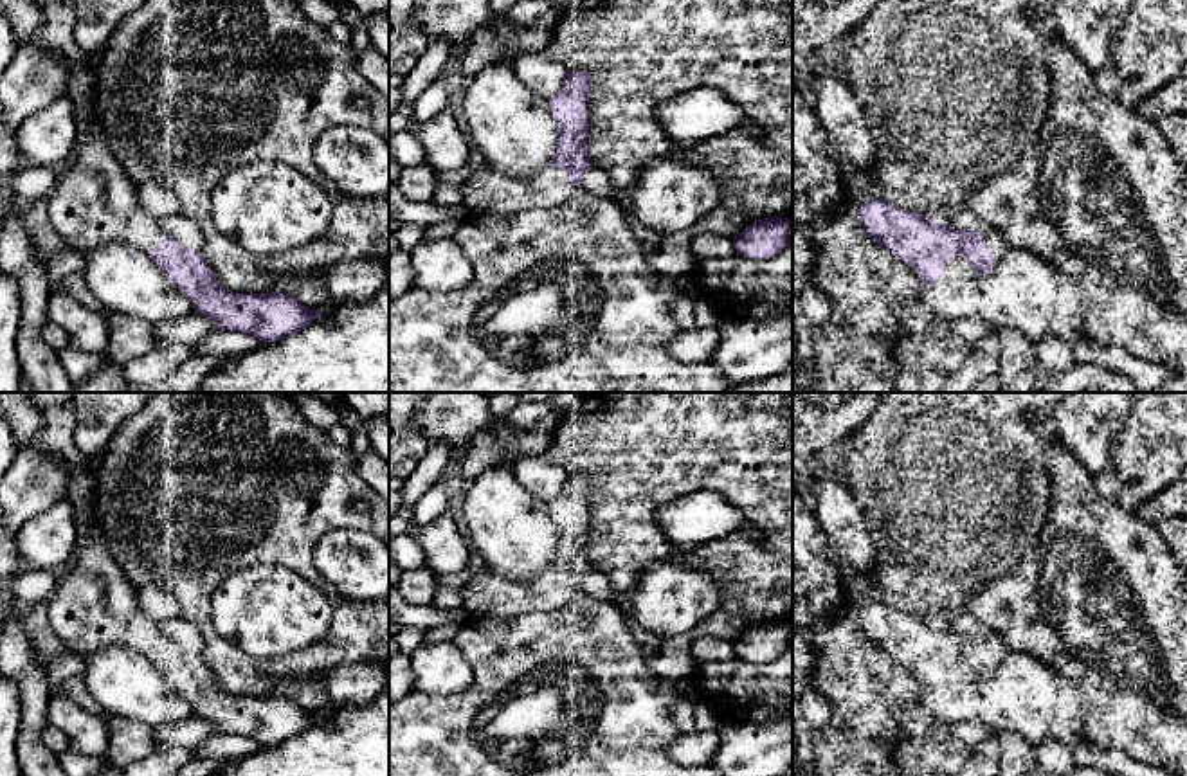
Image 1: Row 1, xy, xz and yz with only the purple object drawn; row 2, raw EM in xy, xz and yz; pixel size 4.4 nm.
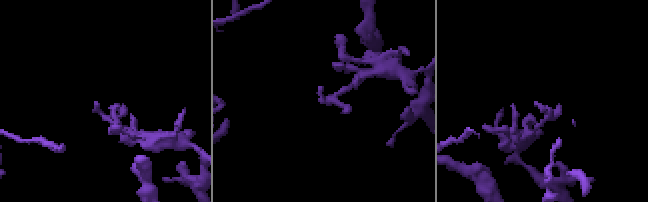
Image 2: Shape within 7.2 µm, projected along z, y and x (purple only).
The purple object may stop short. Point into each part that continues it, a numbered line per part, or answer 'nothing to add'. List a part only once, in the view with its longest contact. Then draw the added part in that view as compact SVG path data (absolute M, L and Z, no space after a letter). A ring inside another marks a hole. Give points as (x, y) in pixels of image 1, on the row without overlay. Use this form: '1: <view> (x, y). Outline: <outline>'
1: xz (487, 595). Outline: M483 567L463 587L463 614L468 618L513 618L519 614L551 612L557 603L567 603L576 589L564 582L555 567L515 582Z

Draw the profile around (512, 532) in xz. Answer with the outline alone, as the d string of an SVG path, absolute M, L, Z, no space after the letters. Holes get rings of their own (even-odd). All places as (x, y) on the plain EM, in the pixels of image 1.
M494 465L472 479L463 533L485 567L515 582L551 567L558 549L548 504L522 488L510 466Z

